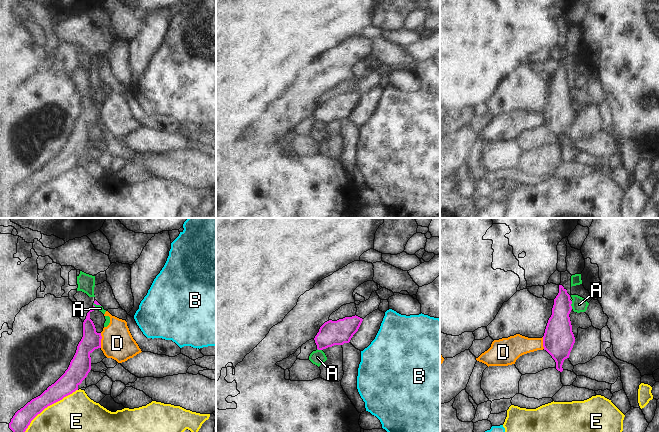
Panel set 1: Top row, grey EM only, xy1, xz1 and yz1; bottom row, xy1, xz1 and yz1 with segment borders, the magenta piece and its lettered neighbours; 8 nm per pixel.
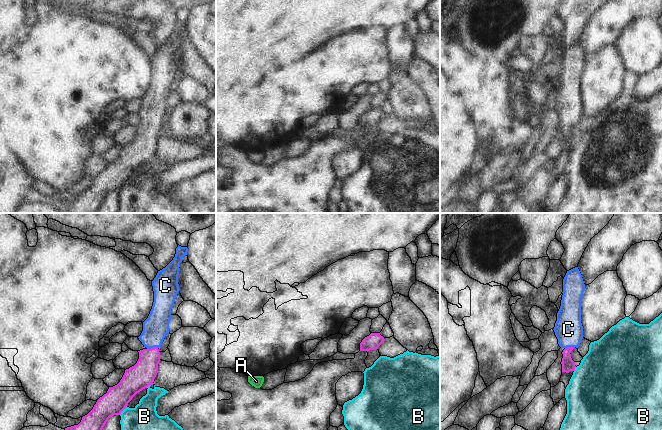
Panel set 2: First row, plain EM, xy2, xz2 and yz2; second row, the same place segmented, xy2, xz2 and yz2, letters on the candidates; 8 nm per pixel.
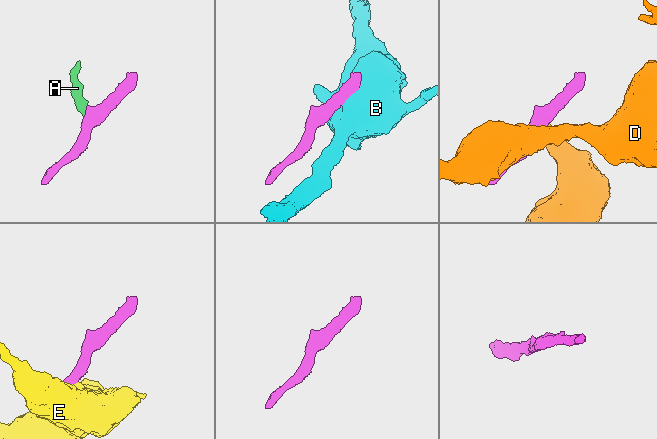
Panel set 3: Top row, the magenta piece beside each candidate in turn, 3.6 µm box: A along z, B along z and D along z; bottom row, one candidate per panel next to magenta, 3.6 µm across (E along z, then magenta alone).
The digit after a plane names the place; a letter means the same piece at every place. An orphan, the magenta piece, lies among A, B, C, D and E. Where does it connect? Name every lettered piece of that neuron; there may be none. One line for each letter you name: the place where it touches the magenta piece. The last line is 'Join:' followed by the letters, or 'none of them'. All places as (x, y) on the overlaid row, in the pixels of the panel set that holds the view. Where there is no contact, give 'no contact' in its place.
C: xy2 (152, 348)
Join: C

